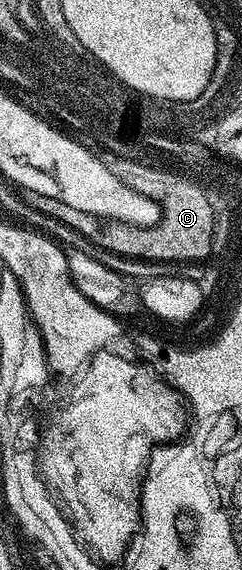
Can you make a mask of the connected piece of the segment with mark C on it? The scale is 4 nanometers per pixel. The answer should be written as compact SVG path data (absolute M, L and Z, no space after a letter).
M103 153L101 155L104 168L112 172L126 186L131 186L136 192L148 196L158 203L161 218L154 226L150 226L150 255L148 261L169 261L173 264L202 262L213 253L213 236L210 231L210 206L202 192L192 184L171 176L171 169L162 172L143 169L137 166L135 159L125 158L123 155Z

